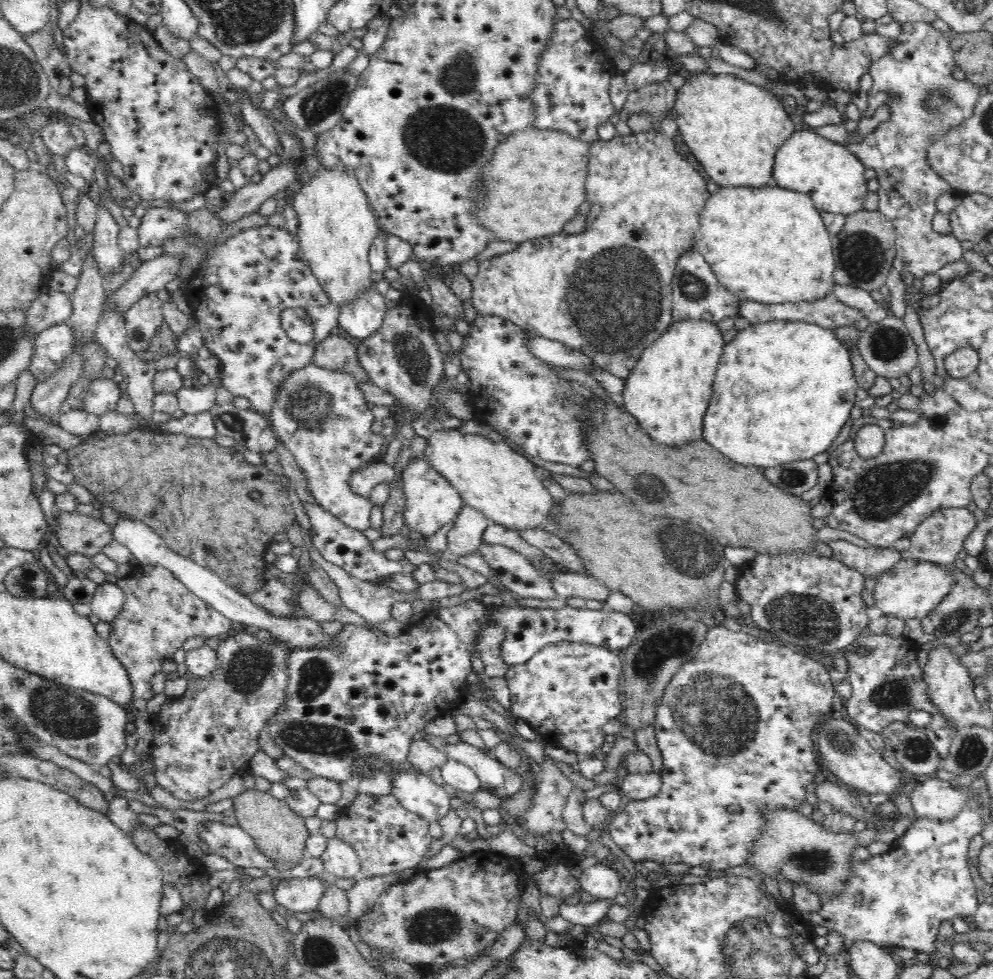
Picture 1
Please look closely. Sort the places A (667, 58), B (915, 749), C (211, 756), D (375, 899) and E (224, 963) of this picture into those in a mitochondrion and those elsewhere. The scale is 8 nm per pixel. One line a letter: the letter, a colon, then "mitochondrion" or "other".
A: other
B: mitochondrion
C: other
D: other
E: mitochondrion

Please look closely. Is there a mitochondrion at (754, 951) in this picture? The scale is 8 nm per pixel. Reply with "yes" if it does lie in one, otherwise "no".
yes

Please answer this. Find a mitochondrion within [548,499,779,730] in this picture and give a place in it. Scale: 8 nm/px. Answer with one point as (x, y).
(667, 645)

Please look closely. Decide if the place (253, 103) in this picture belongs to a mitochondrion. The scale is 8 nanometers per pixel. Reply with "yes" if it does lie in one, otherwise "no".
no

